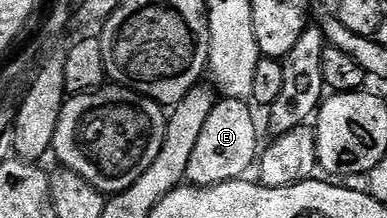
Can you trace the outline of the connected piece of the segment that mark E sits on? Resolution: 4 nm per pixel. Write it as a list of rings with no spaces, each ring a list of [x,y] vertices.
[[[225,97],[218,100],[217,105],[207,115],[207,124],[199,134],[199,140],[195,143],[195,151],[191,154],[191,163],[187,163],[187,175],[185,181],[191,185],[218,185],[224,181],[235,181],[246,176],[245,173],[254,168],[259,157],[259,144],[257,145],[257,121],[253,118],[254,110],[244,100],[236,97]]]

